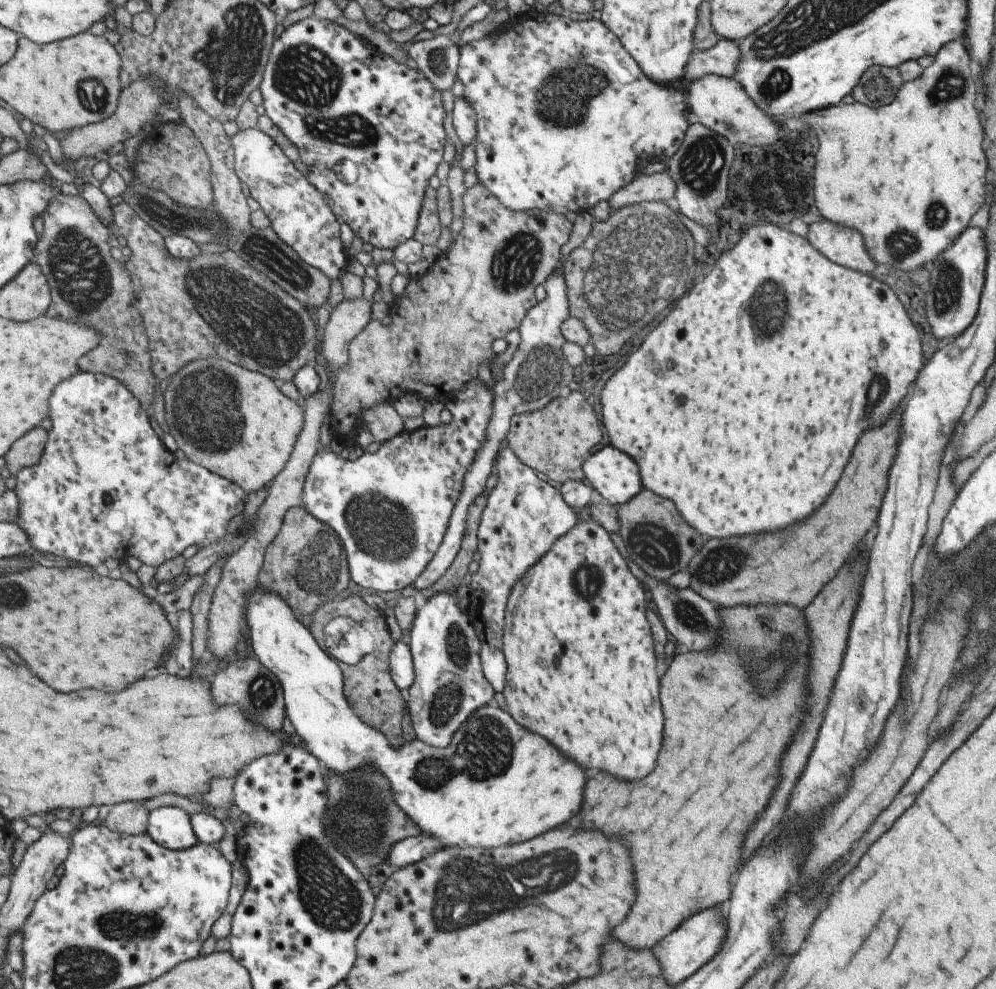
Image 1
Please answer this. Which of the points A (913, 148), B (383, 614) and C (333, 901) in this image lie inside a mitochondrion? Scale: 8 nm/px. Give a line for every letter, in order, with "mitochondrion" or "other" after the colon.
A: other
B: other
C: mitochondrion

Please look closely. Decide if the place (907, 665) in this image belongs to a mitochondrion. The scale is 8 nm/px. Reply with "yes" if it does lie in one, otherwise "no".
no

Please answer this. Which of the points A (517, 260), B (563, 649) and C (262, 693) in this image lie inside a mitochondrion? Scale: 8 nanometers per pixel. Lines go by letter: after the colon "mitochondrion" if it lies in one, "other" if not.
A: mitochondrion
B: other
C: mitochondrion

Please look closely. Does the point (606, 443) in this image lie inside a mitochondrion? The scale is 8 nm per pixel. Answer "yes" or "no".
no

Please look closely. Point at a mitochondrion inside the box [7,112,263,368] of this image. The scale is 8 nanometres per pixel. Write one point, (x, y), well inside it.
(83, 276)

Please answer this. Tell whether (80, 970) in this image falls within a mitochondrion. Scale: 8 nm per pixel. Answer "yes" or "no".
yes

